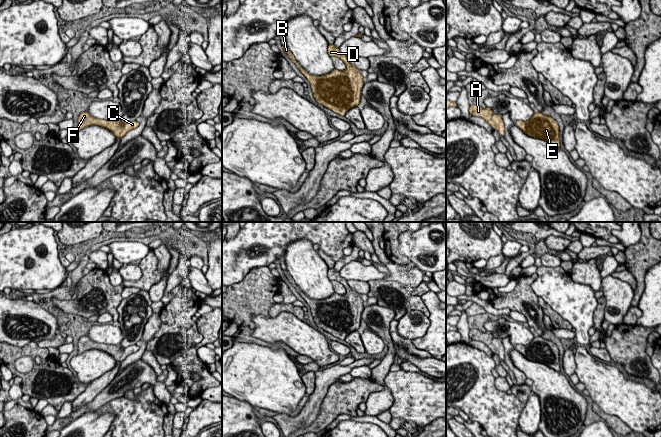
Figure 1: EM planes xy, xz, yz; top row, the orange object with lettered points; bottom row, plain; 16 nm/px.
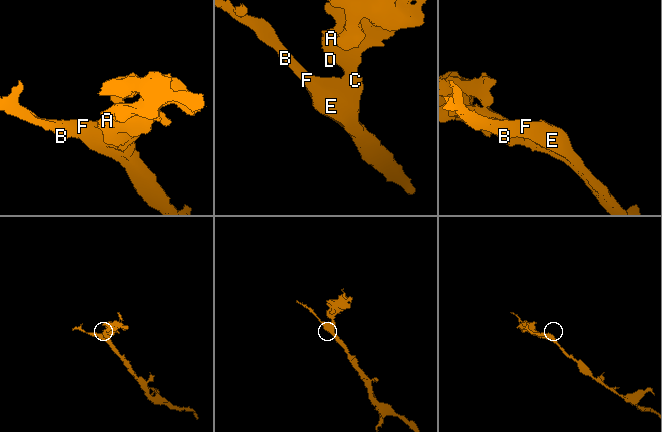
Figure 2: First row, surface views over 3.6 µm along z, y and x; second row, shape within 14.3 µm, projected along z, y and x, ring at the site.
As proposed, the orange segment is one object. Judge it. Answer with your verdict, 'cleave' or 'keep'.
keep

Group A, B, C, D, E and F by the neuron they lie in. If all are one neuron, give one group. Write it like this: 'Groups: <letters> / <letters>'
Groups: A B C D E F

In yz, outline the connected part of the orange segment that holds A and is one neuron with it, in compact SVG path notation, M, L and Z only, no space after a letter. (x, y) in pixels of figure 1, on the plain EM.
M470 329L469 336L473 340L483 342L487 348L504 360L505 352L501 339L495 338L490 332L482 332L478 329Z

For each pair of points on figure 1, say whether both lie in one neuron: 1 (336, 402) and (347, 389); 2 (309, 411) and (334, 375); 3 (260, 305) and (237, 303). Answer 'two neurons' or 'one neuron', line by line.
1: one neuron
2: one neuron
3: one neuron

